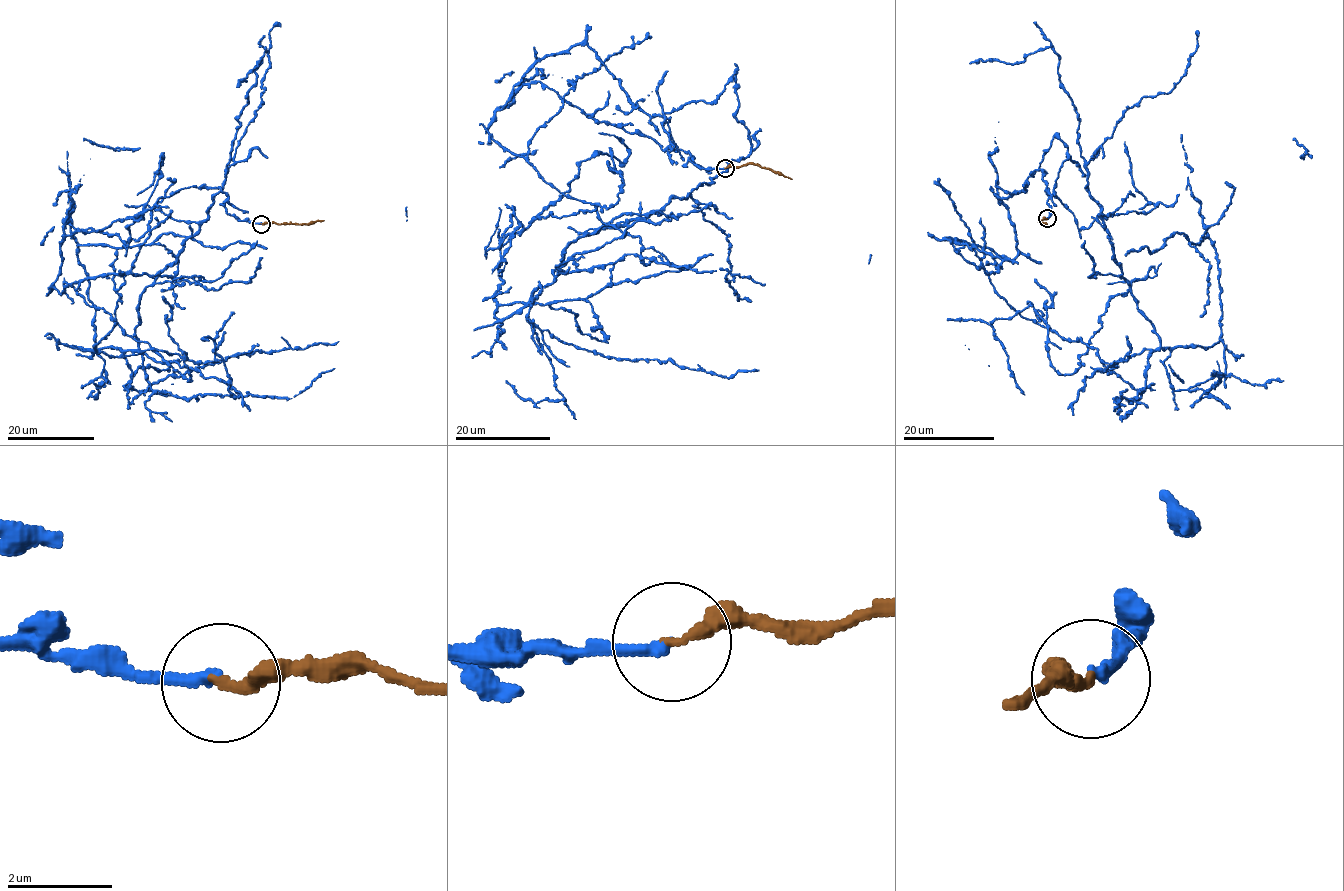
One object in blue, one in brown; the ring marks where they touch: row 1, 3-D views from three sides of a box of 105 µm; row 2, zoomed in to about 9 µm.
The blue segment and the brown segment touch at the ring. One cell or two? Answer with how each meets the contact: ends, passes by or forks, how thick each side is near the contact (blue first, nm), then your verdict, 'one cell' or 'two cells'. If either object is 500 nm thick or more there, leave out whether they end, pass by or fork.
blue ends; brown ends; calibres 200 and 240 nm; one cell

